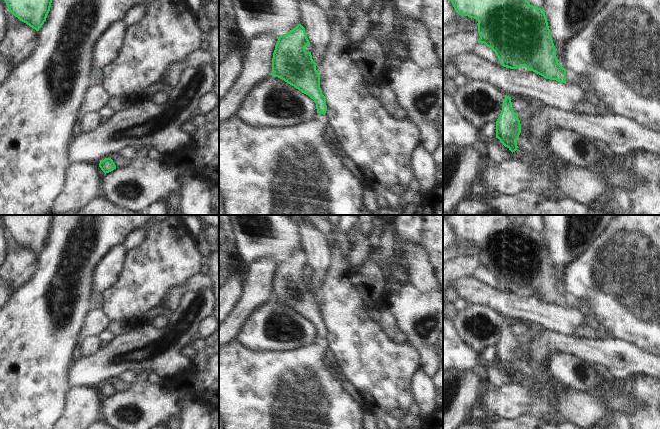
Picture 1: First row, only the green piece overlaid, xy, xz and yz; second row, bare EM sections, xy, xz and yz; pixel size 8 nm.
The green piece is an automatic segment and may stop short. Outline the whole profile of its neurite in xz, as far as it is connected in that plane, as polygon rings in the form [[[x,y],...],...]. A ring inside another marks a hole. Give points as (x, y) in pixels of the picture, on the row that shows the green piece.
[[[298,24],[289,33],[278,37],[272,58],[273,77],[278,77],[308,95],[316,103],[317,113],[325,115],[326,97],[320,88],[320,75],[305,47],[310,42],[305,28]]]

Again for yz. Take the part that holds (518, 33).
[[[450,0],[456,13],[478,21],[478,43],[484,43],[498,57],[500,64],[506,68],[517,69],[525,66],[546,79],[566,82],[566,69],[557,60],[556,49],[550,36],[550,29],[543,9],[531,5],[527,0]]]

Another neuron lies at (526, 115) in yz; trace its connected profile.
[[[529,102],[528,107],[520,111],[518,113],[518,118],[520,120],[520,124],[524,125],[525,123],[529,122],[532,120],[532,118],[536,115],[537,113],[537,106],[539,104],[536,102]]]

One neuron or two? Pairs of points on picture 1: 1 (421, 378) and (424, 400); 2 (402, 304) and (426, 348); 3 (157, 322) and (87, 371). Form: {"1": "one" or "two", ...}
{"1": "one", "2": "one", "3": "two"}

